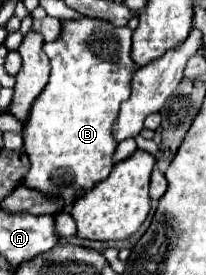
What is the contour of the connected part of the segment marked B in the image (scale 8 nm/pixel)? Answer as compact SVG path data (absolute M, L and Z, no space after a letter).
M82 17L80 21L64 21L62 37L54 43L44 43L44 53L48 55L52 69L48 85L32 103L22 129L24 153L30 159L30 169L22 181L28 189L36 189L46 197L62 199L64 207L60 211L68 211L78 193L88 191L94 183L106 179L114 165L112 157L116 151L116 139L112 127L116 125L120 105L130 97L130 77L136 71L136 63L130 57L132 33L130 27L116 27L108 21Z

